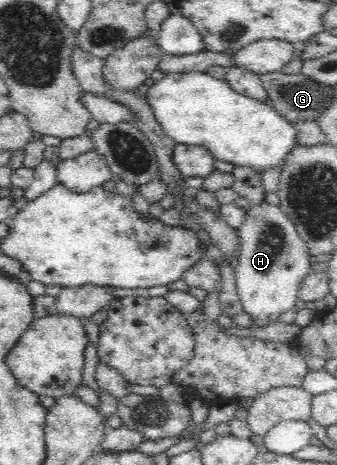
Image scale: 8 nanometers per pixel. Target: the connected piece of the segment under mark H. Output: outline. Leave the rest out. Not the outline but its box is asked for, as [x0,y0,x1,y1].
[234,202,312,328]

